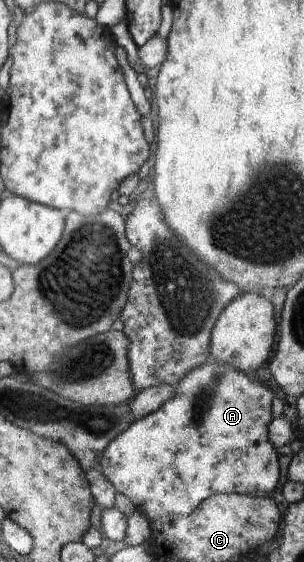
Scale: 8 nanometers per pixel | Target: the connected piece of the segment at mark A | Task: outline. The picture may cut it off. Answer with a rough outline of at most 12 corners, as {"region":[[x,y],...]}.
{"region":[[212,359],[99,469],[149,522],[272,497],[272,390]]}

